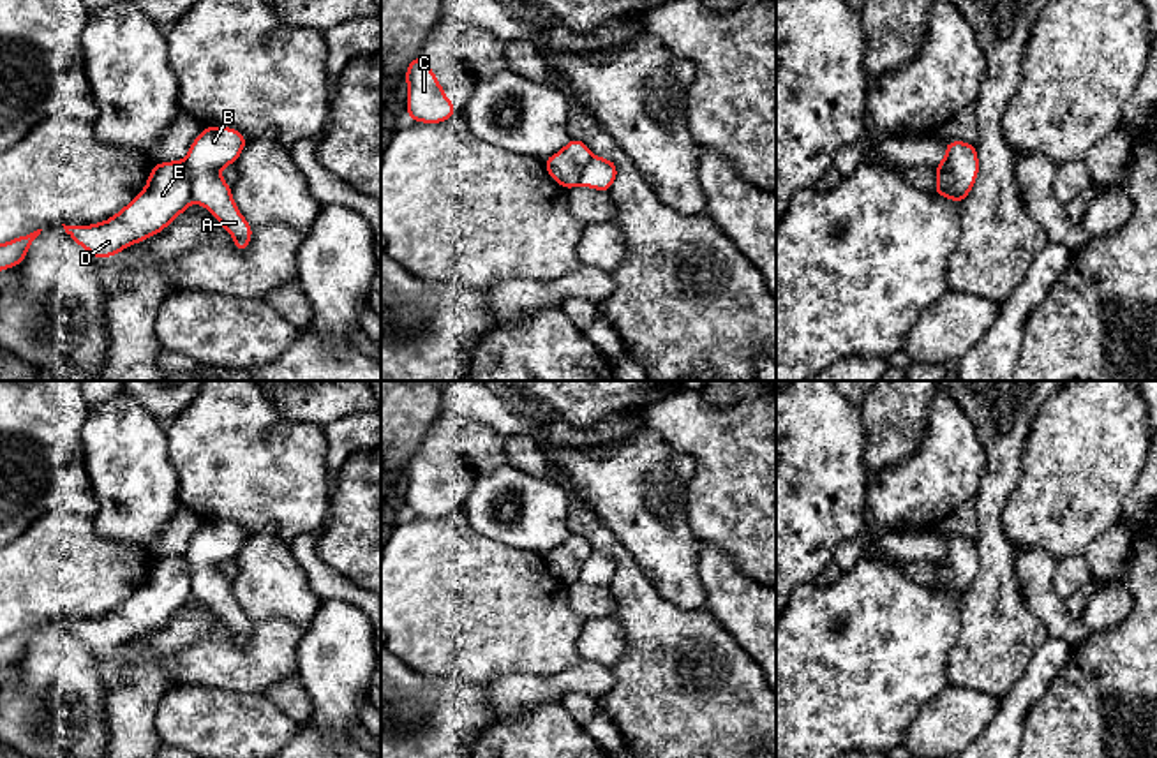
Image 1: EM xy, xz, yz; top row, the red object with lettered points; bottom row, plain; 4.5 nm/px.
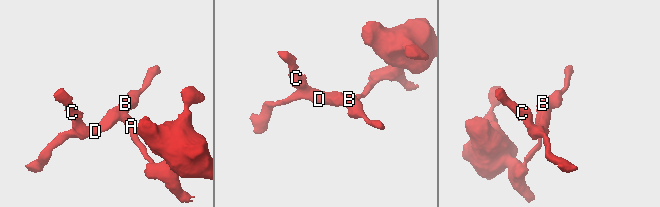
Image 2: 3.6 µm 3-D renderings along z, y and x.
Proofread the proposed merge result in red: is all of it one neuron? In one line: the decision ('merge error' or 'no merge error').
merge error

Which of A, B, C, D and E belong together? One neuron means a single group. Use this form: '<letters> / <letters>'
A B / C D E

